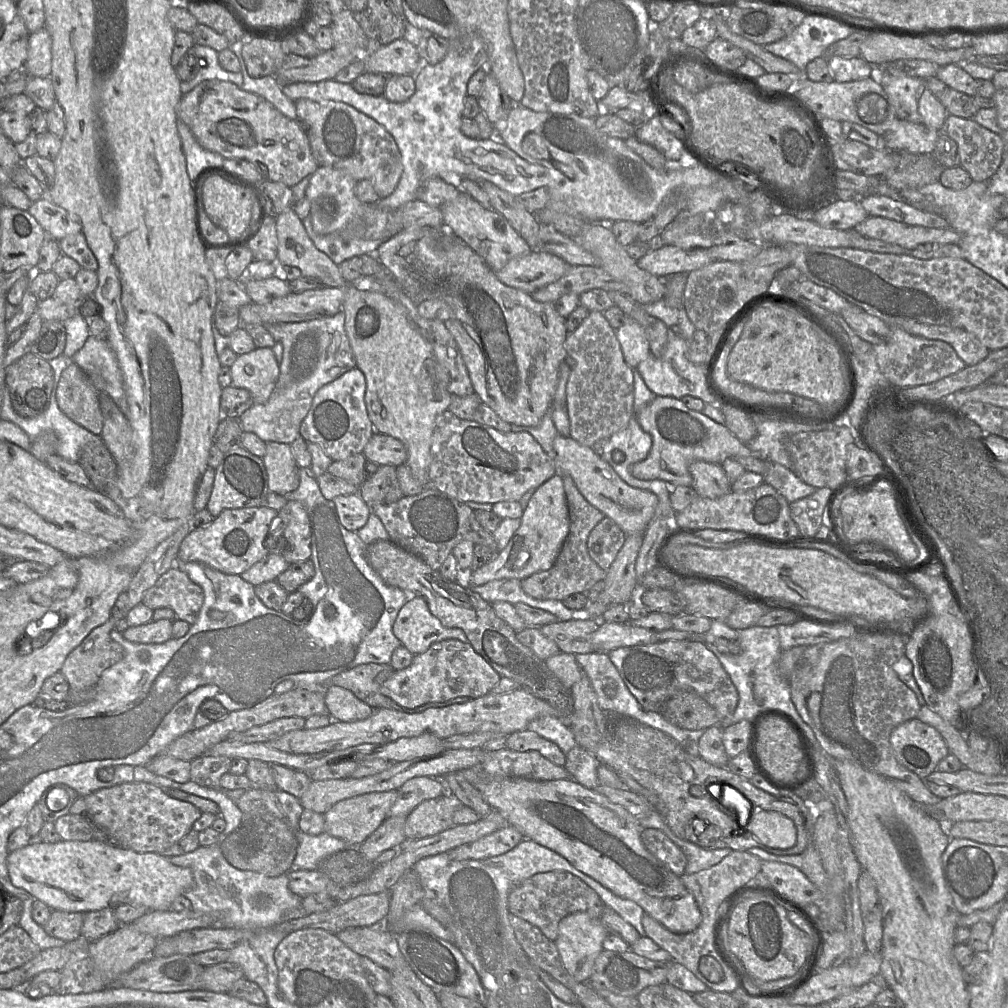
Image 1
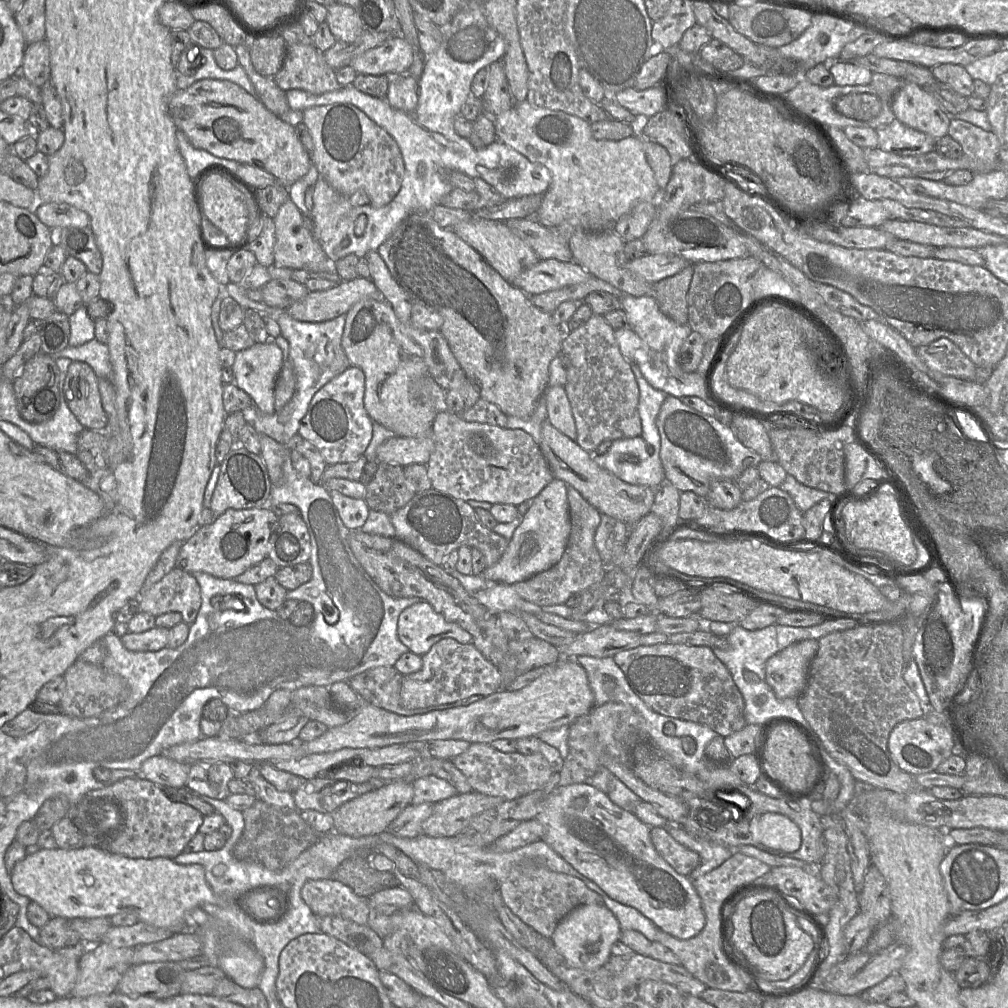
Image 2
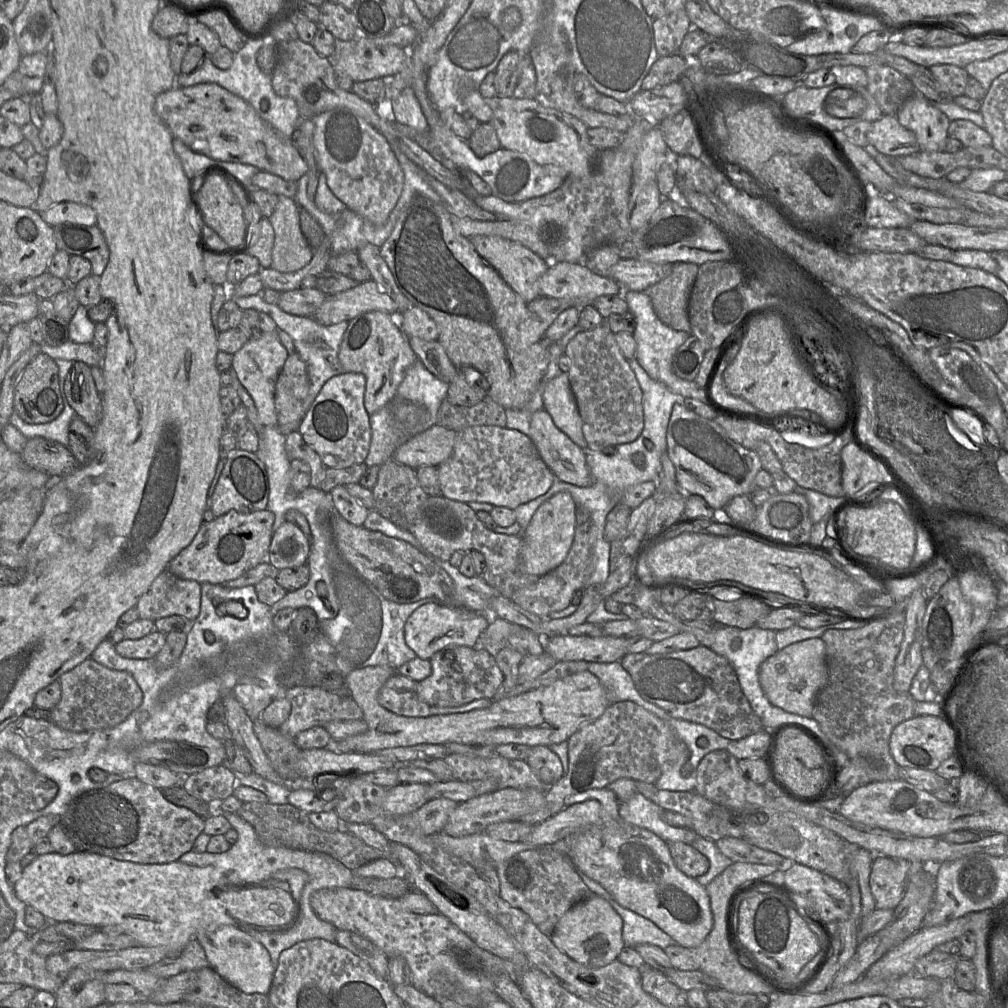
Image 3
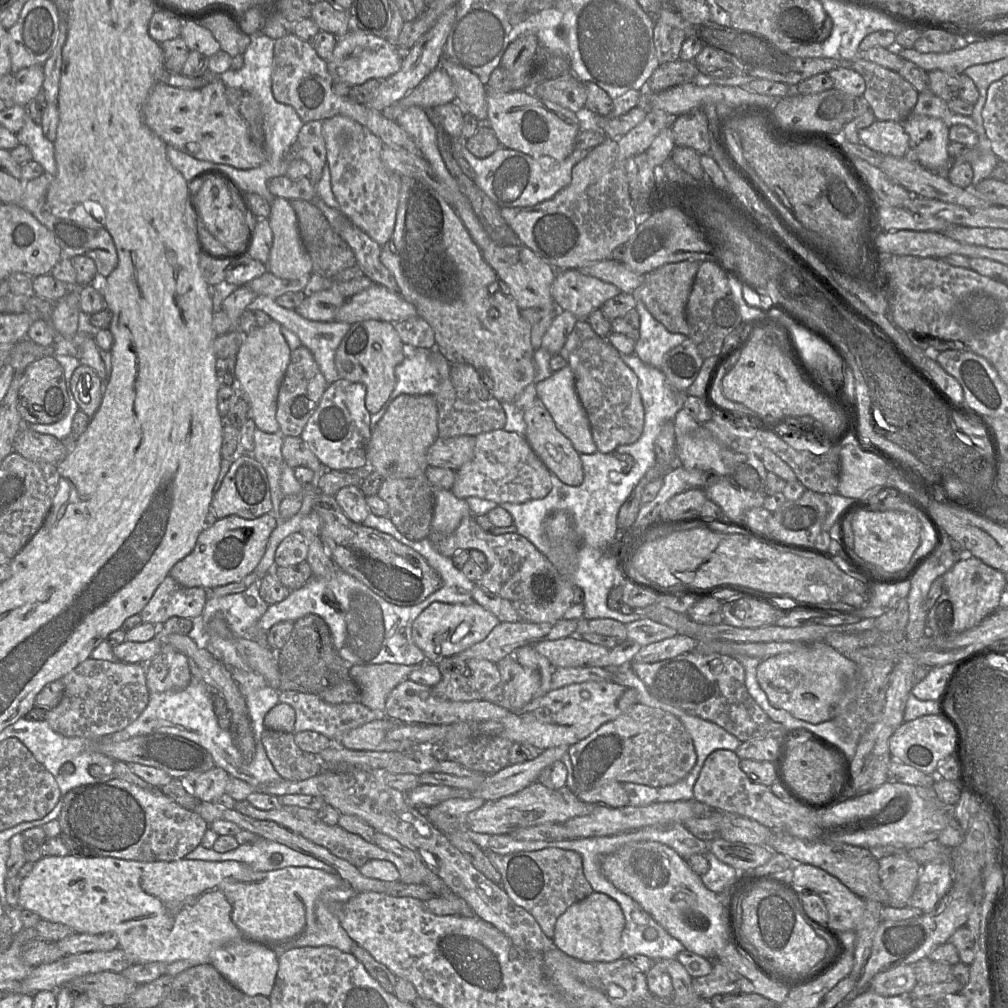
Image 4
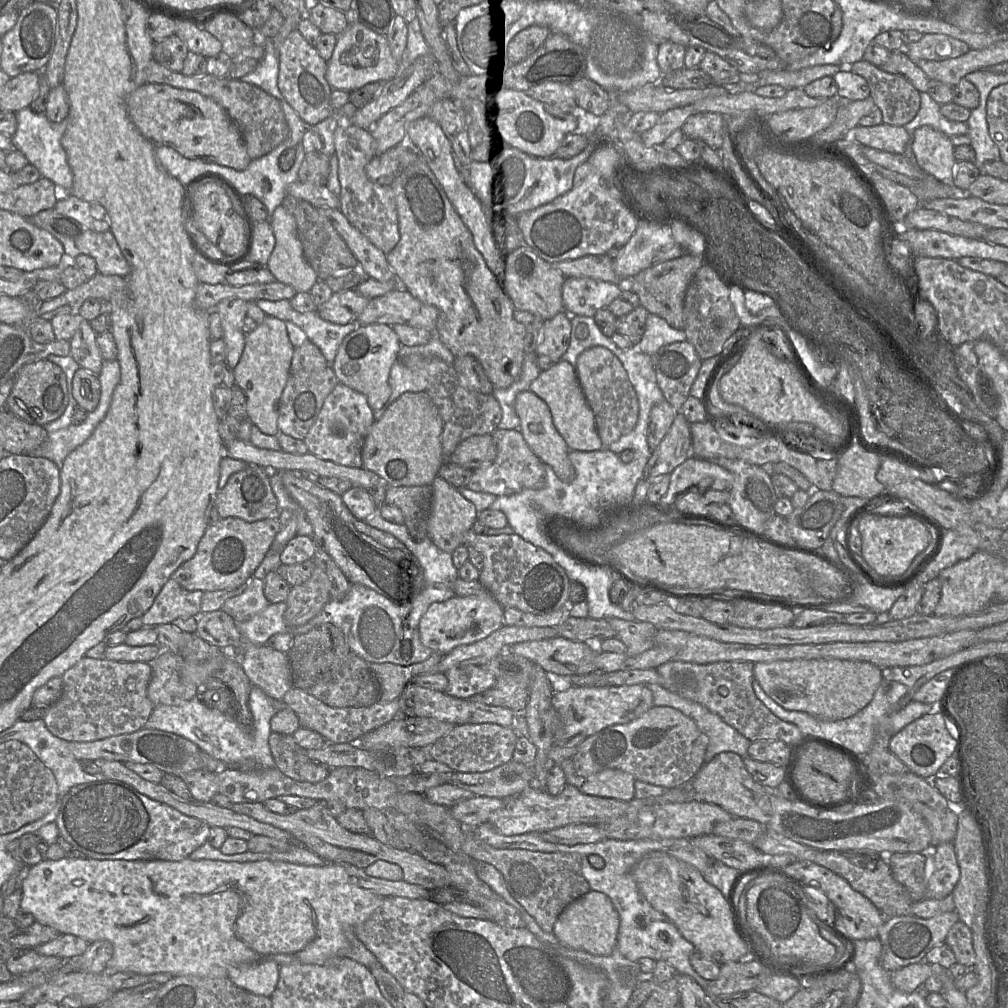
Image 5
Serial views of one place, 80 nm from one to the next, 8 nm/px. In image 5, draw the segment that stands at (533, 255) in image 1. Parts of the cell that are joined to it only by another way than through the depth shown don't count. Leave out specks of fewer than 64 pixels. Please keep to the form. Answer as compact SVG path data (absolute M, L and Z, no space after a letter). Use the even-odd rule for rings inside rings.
M567 277L562 285L562 301L564 311L571 316L593 317L602 308L606 308L615 298L617 298L623 288L621 284L605 282L585 277Z

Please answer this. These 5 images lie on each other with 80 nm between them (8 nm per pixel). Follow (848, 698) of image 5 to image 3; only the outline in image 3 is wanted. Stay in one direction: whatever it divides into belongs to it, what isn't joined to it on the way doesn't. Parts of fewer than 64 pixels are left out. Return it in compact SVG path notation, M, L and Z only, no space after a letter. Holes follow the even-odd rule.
M820 638L793 643L764 660L758 669L759 683L768 701L786 712L812 717L818 693L828 683L826 647Z

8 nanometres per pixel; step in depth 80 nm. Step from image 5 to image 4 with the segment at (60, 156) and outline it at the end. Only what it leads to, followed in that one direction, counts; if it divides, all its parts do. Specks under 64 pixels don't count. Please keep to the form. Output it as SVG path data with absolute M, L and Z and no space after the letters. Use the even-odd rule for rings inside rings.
M26 112L23 127L16 135L19 143L30 149L32 160L43 167L44 174L54 176L57 171L54 143L44 136L41 124L35 123L28 112Z

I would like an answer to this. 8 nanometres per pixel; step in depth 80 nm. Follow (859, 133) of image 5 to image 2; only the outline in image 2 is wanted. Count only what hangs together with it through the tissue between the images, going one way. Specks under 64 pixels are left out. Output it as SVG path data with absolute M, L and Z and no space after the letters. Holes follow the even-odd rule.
M898 119L876 129L878 148L903 156L920 155L936 148L936 140L930 135L913 129Z

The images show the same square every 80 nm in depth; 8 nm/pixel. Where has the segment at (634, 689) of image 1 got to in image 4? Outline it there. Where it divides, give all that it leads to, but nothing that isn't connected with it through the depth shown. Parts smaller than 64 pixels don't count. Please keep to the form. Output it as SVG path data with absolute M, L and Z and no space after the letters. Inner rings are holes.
M691 651L656 663L631 661L627 667L658 700L719 725L741 742L773 737L784 743L793 731L774 722L755 702L745 685L744 668L732 656Z

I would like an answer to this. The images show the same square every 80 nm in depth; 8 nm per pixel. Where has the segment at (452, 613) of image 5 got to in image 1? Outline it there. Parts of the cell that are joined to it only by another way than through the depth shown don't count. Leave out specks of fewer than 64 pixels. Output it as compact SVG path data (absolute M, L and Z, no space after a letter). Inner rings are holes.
M411 595L400 609L393 624L393 633L413 655L447 639L468 642L462 629L444 627L430 612L427 602L418 595Z

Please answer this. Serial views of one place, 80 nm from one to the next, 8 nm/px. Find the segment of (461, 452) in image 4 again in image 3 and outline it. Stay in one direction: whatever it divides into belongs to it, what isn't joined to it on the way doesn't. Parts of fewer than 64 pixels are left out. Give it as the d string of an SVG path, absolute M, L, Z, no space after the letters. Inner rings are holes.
M437 423L402 443L394 452L393 460L414 469L436 466L452 454L457 432Z

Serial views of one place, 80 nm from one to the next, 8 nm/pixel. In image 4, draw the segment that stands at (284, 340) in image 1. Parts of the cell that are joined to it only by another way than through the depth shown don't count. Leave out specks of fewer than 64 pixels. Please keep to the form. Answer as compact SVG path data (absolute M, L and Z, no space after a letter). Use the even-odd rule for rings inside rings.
M259 295L247 307L248 310L260 310L267 313L273 320L277 321L281 326L295 333L301 340L302 346L308 348L315 361L317 362L321 373L328 382L333 383L339 379L337 368L335 365L335 354L341 343L341 340L348 332L351 324L347 322L319 322L306 319L299 315L295 310L286 309L278 305L273 299Z

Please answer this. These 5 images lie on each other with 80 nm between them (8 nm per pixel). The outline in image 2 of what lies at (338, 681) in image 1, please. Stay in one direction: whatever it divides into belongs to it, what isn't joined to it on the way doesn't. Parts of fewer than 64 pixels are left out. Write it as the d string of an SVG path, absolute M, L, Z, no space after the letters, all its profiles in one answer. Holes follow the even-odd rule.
M380 666L359 673L347 682L365 702L402 716L422 715L435 710L468 706L484 697L471 696L453 703L409 709L402 705L400 697L403 679L404 676L394 667Z

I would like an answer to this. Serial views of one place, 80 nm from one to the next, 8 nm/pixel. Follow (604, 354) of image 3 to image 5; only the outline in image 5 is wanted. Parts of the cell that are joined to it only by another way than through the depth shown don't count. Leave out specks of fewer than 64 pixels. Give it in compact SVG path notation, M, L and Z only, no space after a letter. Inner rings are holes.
M594 346L583 351L577 358L576 375L595 419L597 433L603 448L608 448L621 436L635 427L639 405L634 387L618 357L602 346Z

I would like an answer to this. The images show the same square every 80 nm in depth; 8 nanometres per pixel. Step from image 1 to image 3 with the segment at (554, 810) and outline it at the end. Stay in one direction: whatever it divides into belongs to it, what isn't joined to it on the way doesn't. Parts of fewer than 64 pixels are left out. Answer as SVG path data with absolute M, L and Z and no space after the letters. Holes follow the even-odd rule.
M608 786L569 796L566 804L587 800L597 800L601 804L601 823L564 839L574 866L598 882L619 904L652 921L678 945L698 947L713 927L713 914L705 887L676 867L664 840L623 820L618 813L620 801Z

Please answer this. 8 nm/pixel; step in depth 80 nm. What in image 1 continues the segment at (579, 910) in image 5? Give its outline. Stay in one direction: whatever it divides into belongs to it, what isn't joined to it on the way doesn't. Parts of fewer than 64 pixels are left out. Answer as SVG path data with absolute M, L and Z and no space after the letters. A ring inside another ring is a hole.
M574 912L564 917L558 925L558 936L554 941L563 966L579 983L588 982L595 960L604 950L603 941L610 933L600 917L592 917L586 912Z

